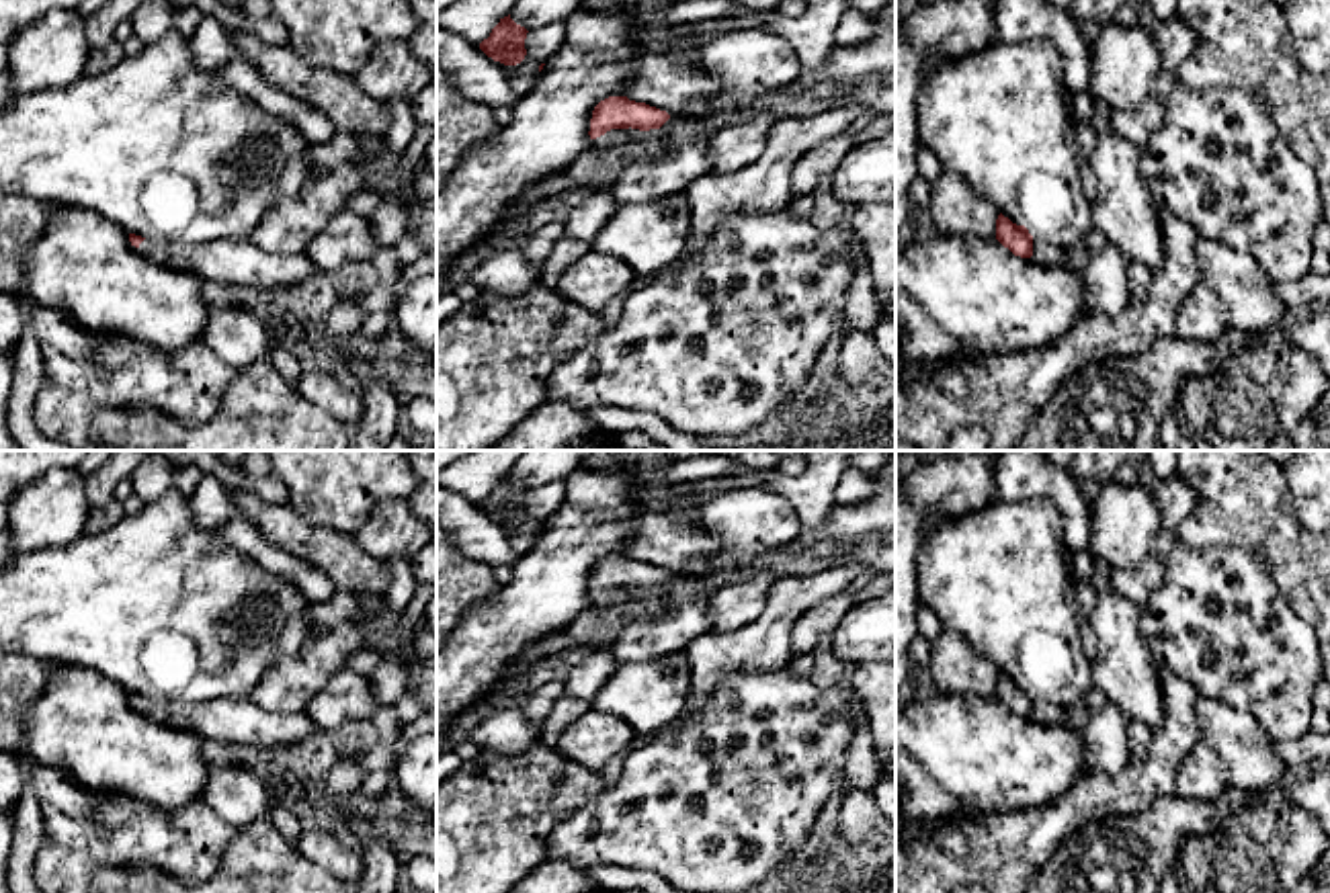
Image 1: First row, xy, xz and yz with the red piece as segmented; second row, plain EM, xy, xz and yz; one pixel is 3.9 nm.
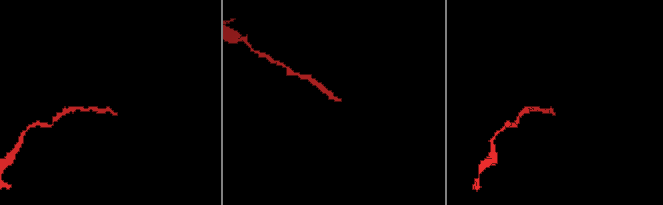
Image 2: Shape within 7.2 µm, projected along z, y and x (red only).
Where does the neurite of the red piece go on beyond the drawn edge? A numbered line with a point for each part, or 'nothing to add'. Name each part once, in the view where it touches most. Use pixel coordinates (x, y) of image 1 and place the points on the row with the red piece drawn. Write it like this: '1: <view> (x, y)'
1: xz (615, 136)

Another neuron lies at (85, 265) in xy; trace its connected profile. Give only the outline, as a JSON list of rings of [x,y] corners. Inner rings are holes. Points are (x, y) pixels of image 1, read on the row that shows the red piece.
[[[78,207],[51,213],[41,233],[25,248],[20,281],[12,295],[27,297],[37,307],[61,309],[86,332],[119,334],[160,350],[199,342],[209,317],[199,277],[150,260],[117,223]]]

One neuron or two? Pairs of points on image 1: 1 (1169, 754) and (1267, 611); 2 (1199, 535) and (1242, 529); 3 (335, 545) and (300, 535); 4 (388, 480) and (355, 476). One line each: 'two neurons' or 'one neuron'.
1: two neurons
2: one neuron
3: one neuron
4: one neuron

